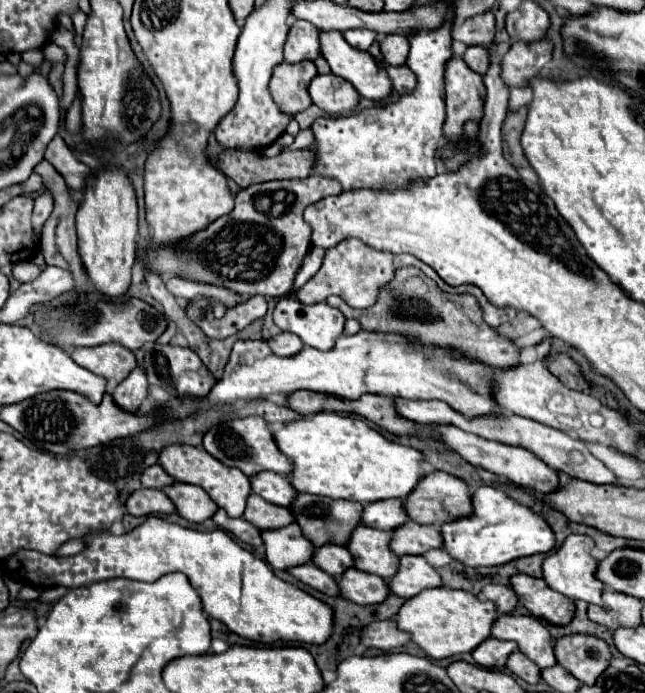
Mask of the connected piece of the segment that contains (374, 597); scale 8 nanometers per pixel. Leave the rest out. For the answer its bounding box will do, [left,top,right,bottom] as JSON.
[336,567,390,605]

